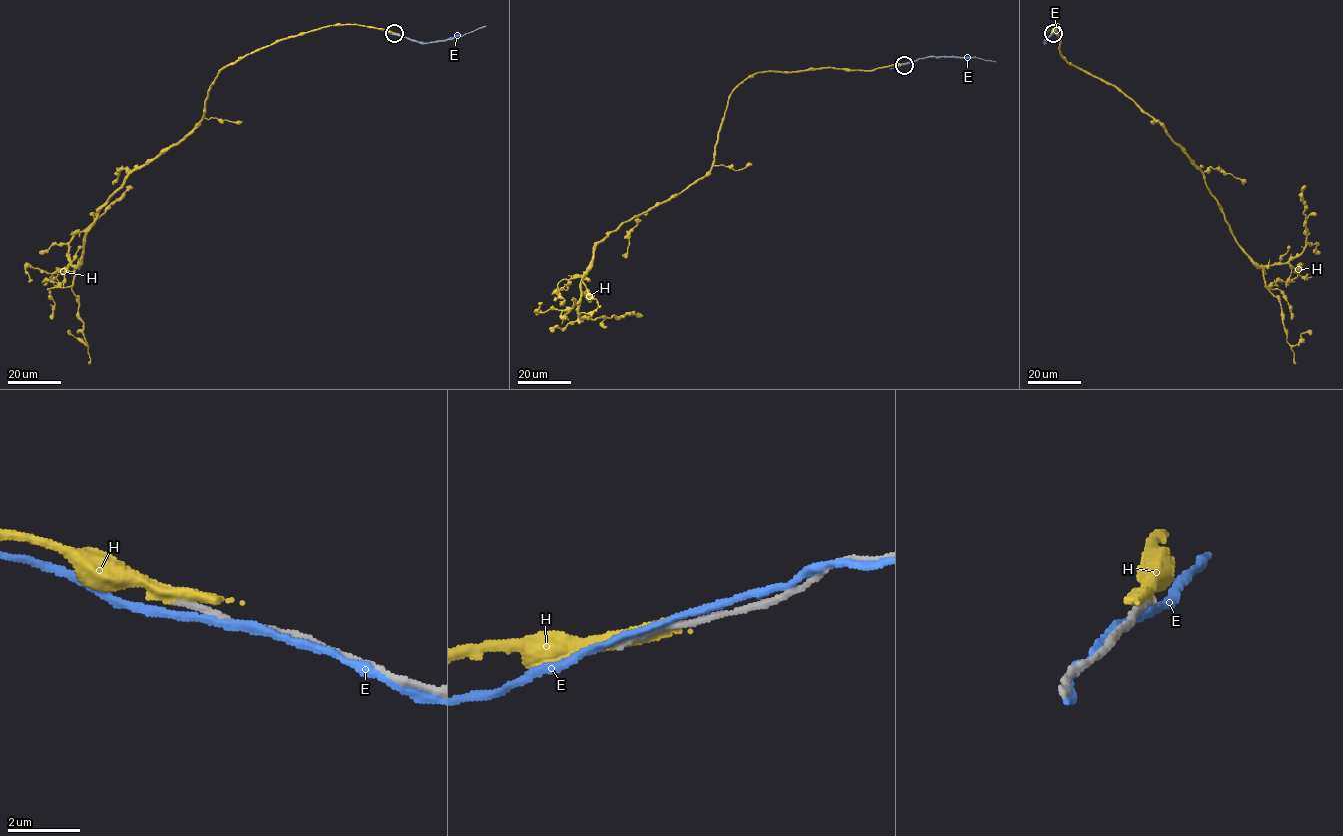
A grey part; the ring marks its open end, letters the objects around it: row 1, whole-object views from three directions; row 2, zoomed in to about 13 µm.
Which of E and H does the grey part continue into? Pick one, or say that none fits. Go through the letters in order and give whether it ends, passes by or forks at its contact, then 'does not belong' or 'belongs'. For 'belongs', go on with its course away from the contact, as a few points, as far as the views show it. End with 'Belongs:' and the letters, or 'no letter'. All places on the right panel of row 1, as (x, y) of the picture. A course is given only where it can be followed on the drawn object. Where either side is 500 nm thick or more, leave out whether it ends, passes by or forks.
E: it passes by; does not belong
H: it passes by; does not belong
Belongs: no letter

